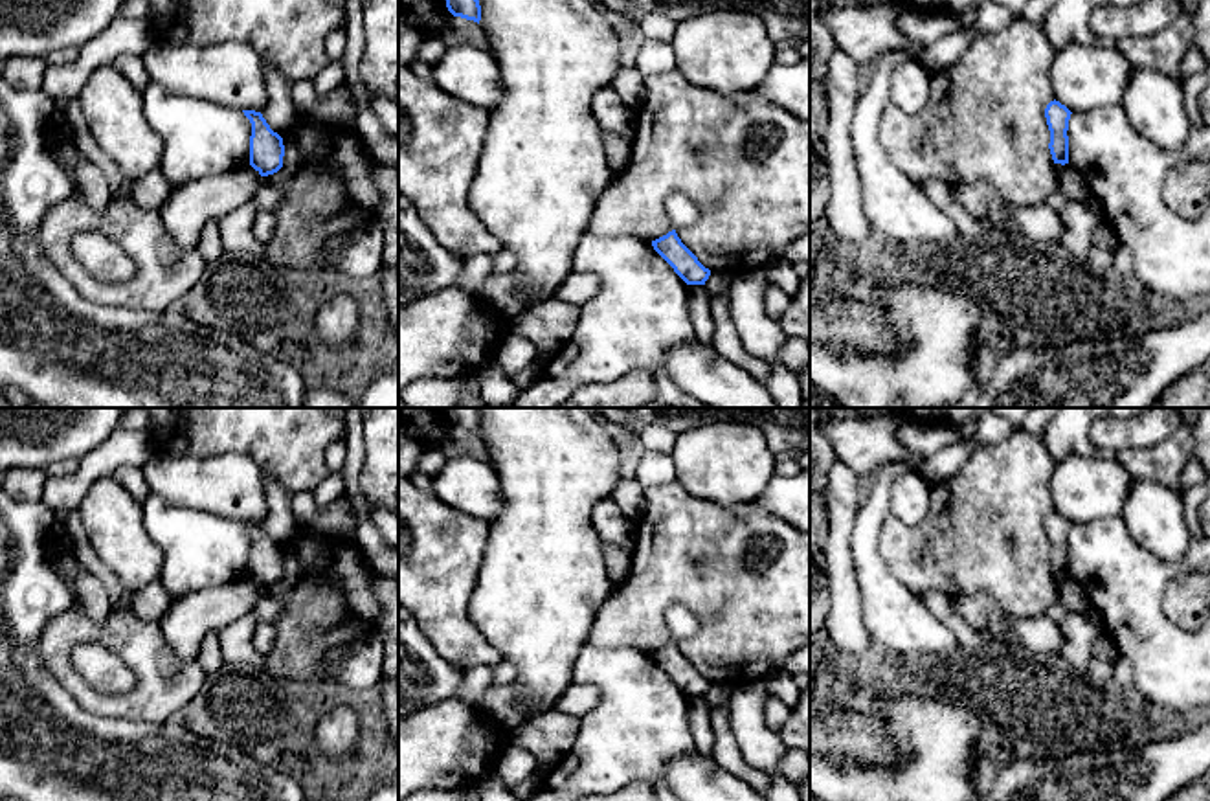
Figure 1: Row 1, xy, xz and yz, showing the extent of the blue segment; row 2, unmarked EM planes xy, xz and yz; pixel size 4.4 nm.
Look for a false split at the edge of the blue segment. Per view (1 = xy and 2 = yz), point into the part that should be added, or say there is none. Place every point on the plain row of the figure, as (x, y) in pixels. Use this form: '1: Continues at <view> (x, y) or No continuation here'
1: No continuation here
2: No continuation here

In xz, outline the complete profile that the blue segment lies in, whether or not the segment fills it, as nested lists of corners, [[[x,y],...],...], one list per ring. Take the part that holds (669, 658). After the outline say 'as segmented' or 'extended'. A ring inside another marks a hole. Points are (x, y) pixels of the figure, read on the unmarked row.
[[[676,641],[652,652],[654,661],[674,680],[687,696],[705,696],[711,682],[681,654]]]; as segmented

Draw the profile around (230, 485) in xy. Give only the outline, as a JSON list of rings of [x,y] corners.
[[[154,450],[143,476],[151,494],[180,507],[255,524],[268,514],[263,468],[241,454],[171,457]]]

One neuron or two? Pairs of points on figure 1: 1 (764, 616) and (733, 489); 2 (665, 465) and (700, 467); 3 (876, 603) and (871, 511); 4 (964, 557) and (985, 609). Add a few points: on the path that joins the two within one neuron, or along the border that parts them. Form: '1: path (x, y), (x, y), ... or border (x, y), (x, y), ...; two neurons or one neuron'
1: border (694, 495), (720, 506), (753, 504); two neurons
2: border (671, 456), (676, 478); two neurons
3: path (876, 581), (867, 563), (867, 533); one neuron
4: border (953, 597), (986, 594), (1008, 616), (1016, 618); two neurons

